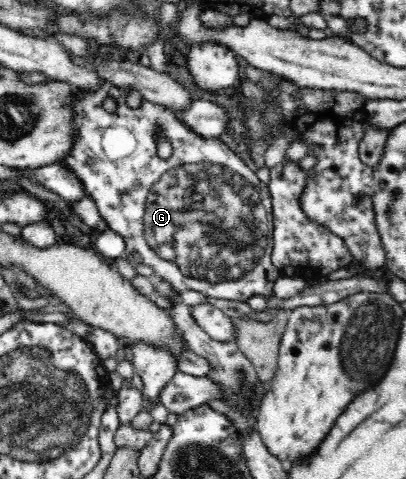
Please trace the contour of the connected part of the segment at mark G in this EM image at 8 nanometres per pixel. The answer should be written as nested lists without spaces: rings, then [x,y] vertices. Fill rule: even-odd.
[[[98,76],[97,85],[94,87],[76,87],[74,92],[69,96],[69,110],[71,117],[71,146],[68,152],[61,158],[60,164],[72,174],[81,184],[81,191],[84,197],[90,198],[96,205],[101,219],[106,223],[107,228],[112,232],[119,234],[126,244],[124,256],[134,264],[145,264],[152,267],[155,272],[155,279],[166,279],[172,289],[181,294],[188,290],[201,292],[205,296],[212,298],[221,298],[222,300],[233,300],[234,302],[243,302],[246,304],[252,296],[264,296],[268,298],[276,297],[276,289],[274,284],[276,280],[282,278],[282,273],[272,263],[272,251],[274,248],[273,241],[273,216],[272,216],[272,197],[266,183],[258,179],[256,172],[253,172],[244,160],[230,148],[218,139],[218,137],[206,138],[192,131],[192,127],[188,127],[188,123],[180,118],[174,111],[159,103],[151,102],[146,97],[142,97],[142,102],[138,108],[130,108],[128,106],[128,96],[134,94],[134,87],[123,87],[110,83],[110,80]],[[107,98],[113,98],[118,105],[116,113],[108,113],[103,108],[103,102]],[[160,127],[164,127],[166,135],[172,139],[174,143],[174,152],[168,160],[160,159],[155,149],[154,131]]]

